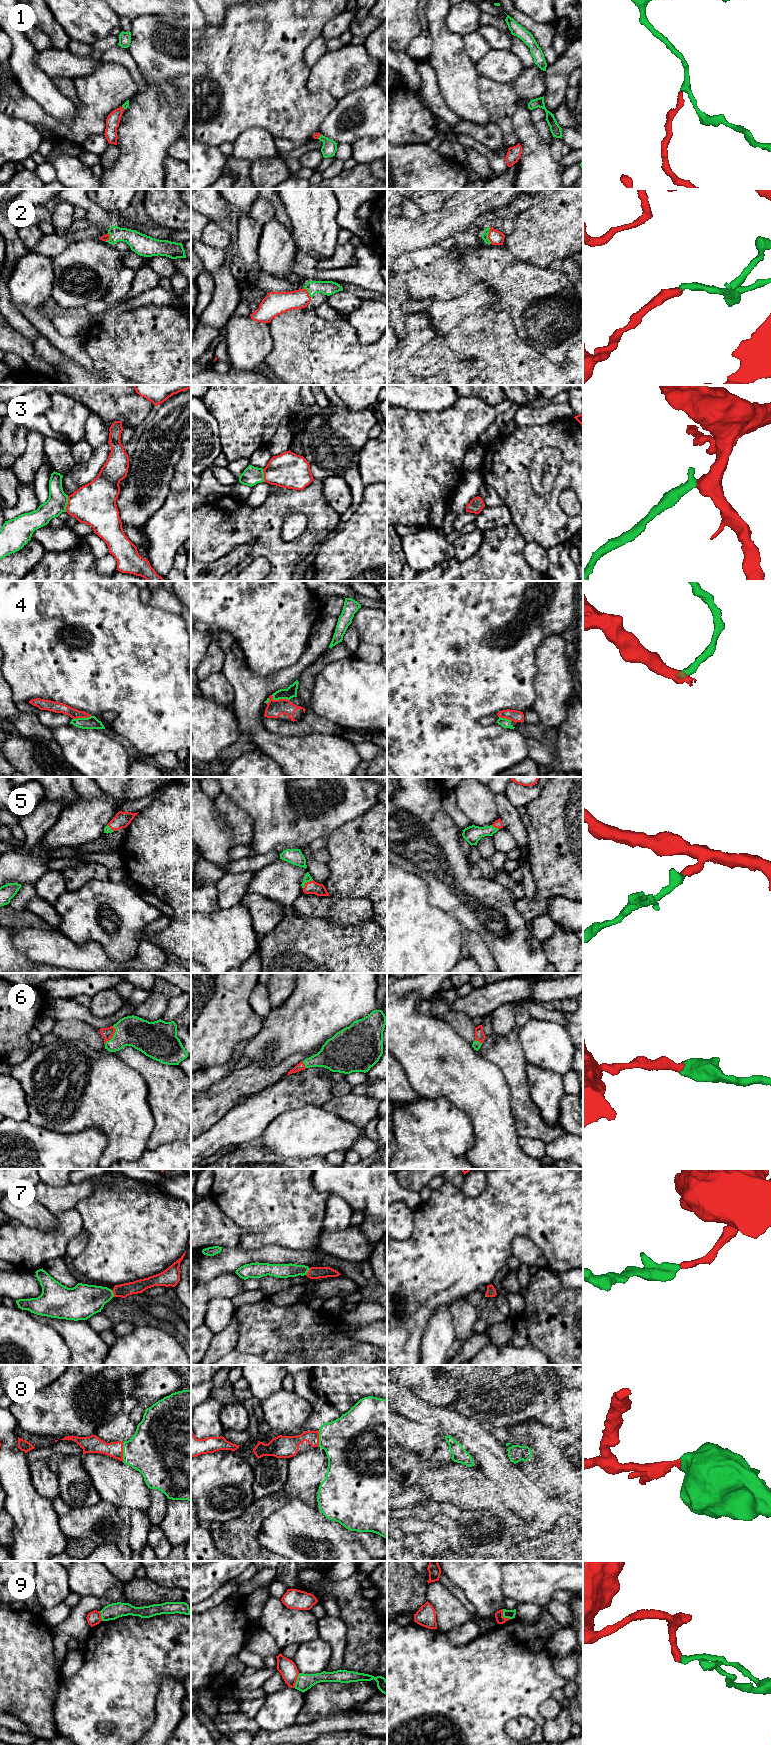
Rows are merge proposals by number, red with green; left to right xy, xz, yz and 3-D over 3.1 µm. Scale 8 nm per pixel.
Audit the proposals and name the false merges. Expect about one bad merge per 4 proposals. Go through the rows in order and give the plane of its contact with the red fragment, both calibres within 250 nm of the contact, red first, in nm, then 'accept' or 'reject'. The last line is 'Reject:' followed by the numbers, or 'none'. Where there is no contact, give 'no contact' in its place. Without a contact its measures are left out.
1: xz | 50/120 nm | accept
2: yz | 120/50 nm | accept
3: xy | 340/160 nm | accept
4: xz | 140/90 nm | reject
5: xz | 110/60 nm | accept
6: xy | 100/240 nm | accept
7: xy | 110/280 nm | accept
8: xy | 140/400 nm | accept
9: xz | 140/130 nm | reject
Reject: 4, 9

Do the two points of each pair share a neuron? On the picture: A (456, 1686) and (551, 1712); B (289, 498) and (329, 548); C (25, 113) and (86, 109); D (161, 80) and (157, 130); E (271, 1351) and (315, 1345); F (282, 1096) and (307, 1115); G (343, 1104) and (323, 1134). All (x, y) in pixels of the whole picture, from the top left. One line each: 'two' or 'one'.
A: two
B: two
C: one
D: two
E: one
F: two
G: two

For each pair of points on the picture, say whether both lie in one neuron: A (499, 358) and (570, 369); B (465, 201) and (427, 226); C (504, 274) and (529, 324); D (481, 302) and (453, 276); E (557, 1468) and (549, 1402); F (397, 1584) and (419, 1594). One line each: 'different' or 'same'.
A: different
B: same
C: same
D: different
E: different
F: same

